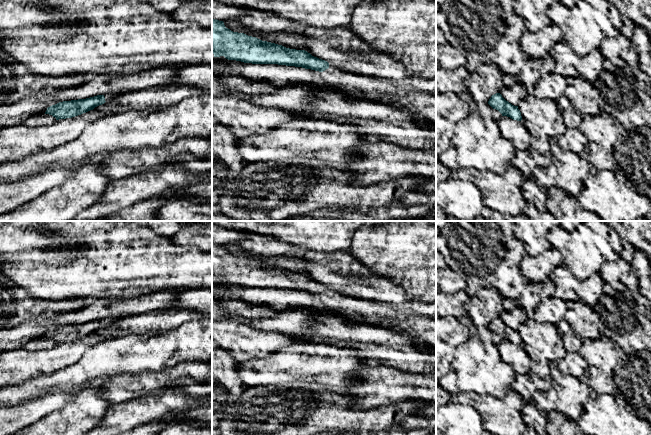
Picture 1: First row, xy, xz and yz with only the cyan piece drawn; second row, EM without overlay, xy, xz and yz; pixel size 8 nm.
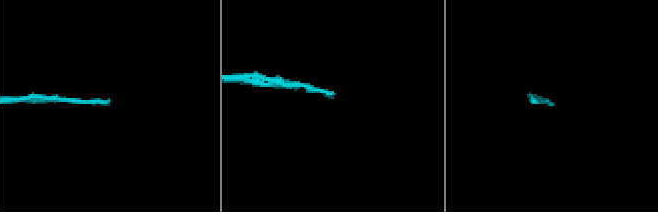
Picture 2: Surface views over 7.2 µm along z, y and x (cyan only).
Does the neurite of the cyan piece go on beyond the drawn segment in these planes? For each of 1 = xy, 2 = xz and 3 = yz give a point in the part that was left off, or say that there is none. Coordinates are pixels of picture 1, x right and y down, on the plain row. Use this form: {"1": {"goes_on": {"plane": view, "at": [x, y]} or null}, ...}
{"1": {"goes_on": {"plane": "xy", "at": [108, 321]}}, "2": {"goes_on": {"plane": "xz", "at": [374, 313]}}, "3": {"goes_on": null}}

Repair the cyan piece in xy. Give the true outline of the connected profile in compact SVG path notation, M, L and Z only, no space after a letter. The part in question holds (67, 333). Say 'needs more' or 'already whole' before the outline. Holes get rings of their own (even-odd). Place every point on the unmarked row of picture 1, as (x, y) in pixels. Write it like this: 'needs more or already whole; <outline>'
needs more; M113 316L86 323L59 326L48 331L45 338L52 339L56 344L72 342L93 334L95 331L104 328L106 325L110 325L121 317L122 316Z

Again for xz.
needs more; M212 243L212 277L252 288L278 288L319 295L327 309L352 322L365 323L422 339L436 347L436 320L407 315L389 304L359 299L330 290L305 274L286 272L226 252L223 245Z

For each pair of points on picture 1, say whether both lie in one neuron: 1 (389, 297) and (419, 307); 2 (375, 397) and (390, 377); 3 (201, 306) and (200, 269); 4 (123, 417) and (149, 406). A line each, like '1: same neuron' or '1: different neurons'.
1: same neuron
2: same neuron
3: different neurons
4: same neuron

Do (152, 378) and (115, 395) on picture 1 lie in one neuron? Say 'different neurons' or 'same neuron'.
same neuron

